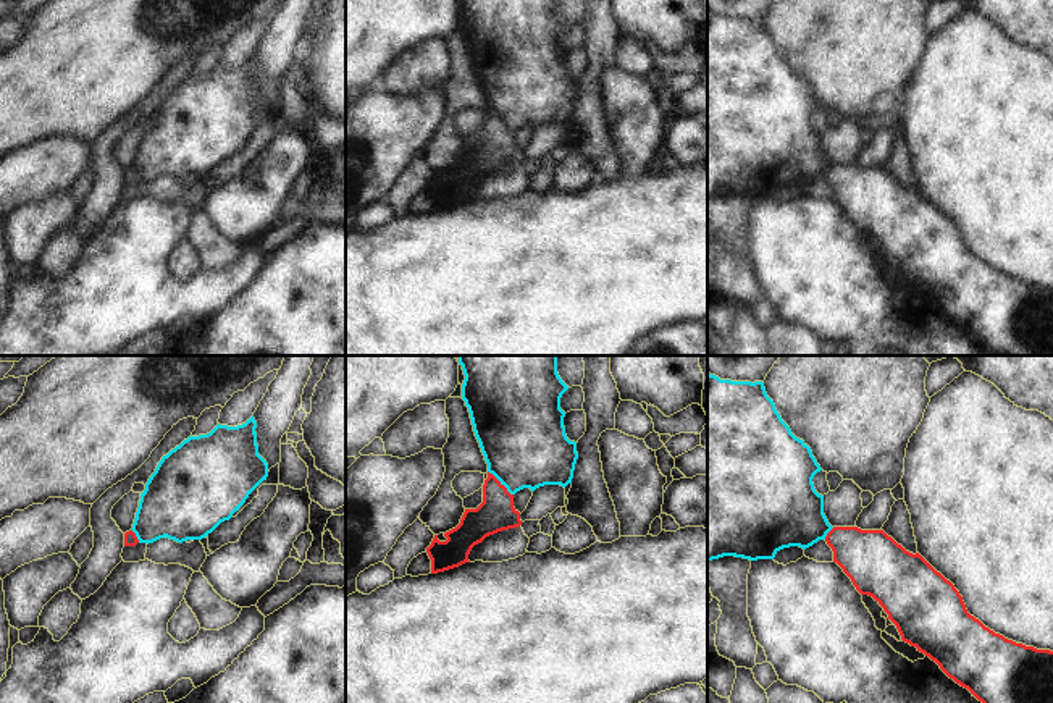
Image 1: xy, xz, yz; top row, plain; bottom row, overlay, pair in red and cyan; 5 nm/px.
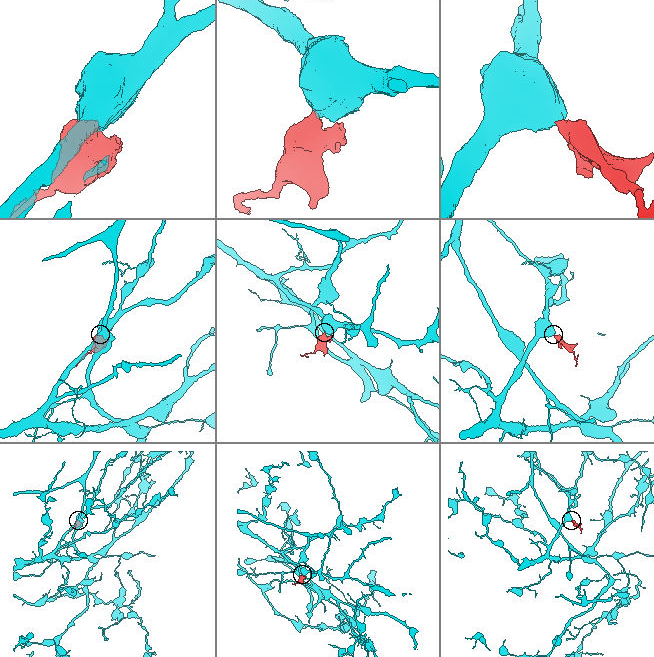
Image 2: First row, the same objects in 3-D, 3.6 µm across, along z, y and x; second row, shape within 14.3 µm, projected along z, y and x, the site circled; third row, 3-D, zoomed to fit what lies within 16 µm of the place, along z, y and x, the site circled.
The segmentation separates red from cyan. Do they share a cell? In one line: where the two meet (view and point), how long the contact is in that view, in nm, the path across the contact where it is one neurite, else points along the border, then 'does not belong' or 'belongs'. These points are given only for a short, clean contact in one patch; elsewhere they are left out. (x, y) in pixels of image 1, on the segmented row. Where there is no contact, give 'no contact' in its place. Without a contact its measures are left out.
xz (499, 484) | 180 nm | along xz (488, 471), (512, 495) | does not belong

